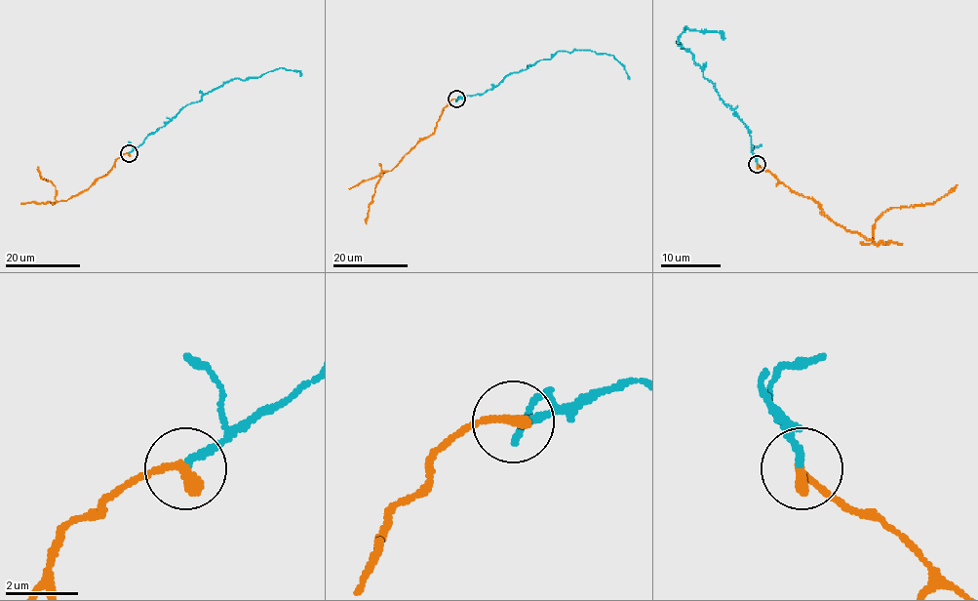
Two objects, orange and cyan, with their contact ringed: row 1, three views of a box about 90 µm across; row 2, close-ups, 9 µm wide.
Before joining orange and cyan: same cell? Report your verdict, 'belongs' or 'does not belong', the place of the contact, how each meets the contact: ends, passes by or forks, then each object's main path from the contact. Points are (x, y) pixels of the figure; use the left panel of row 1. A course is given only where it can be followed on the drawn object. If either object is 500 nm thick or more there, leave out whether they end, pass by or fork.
does not belong; at (129, 153); orange ends there; cyan ends there; orange runs (128, 153), (116, 160), (105, 175), (65, 201), (56, 199), (56, 186), (41, 178), (38, 167); cyan runs (129, 153), (184, 106), (197, 102), (230, 80), (257, 78), (284, 67), (298, 70), (301, 75)

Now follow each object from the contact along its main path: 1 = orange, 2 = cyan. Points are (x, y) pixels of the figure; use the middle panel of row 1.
1: (455, 99), (444, 108), (433, 133), (422, 138), (390, 171), (383, 172), (369, 205), (366, 223)
2: (456, 99), (483, 94), (512, 72), (549, 60), (561, 50), (590, 50), (611, 55), (629, 79)

